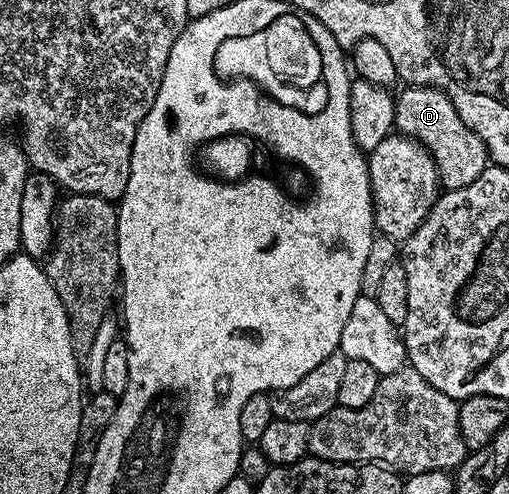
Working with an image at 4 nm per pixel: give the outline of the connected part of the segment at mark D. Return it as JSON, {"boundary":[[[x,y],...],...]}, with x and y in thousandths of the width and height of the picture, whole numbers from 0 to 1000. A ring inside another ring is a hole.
{"boundary":[[[804,172],[788,180],[792,184],[780,186],[774,202],[774,257],[788,271],[804,273],[819,289],[833,291],[853,322],[861,360],[874,385],[904,383],[957,338],[947,332],[947,322],[939,322],[939,314],[947,314],[947,302],[953,298],[951,285],[943,285],[943,277],[935,277],[935,269],[927,269],[927,261],[919,261],[912,245],[904,245],[904,229],[896,229],[888,204],[880,204],[872,184],[862,184],[859,176]]]}

